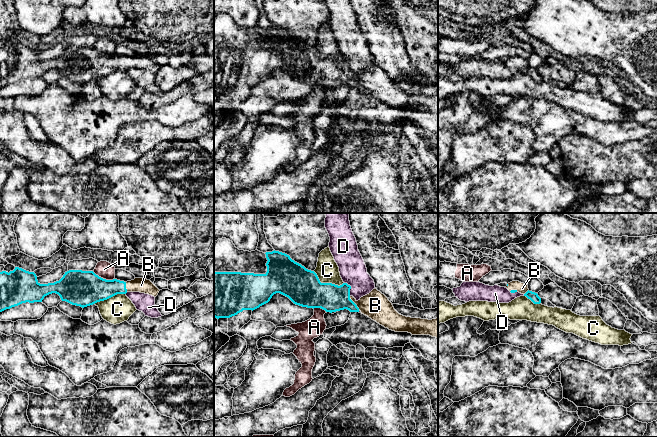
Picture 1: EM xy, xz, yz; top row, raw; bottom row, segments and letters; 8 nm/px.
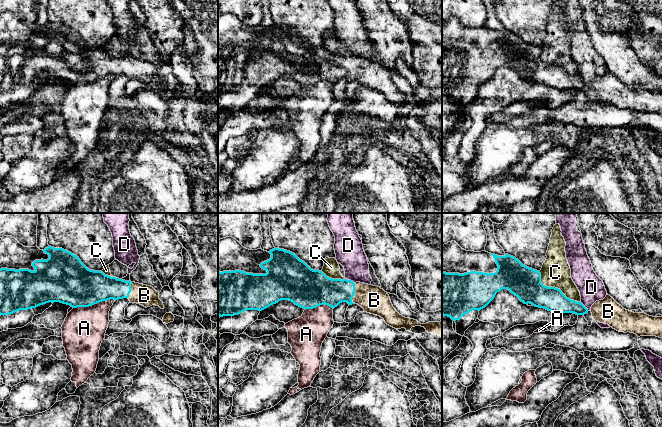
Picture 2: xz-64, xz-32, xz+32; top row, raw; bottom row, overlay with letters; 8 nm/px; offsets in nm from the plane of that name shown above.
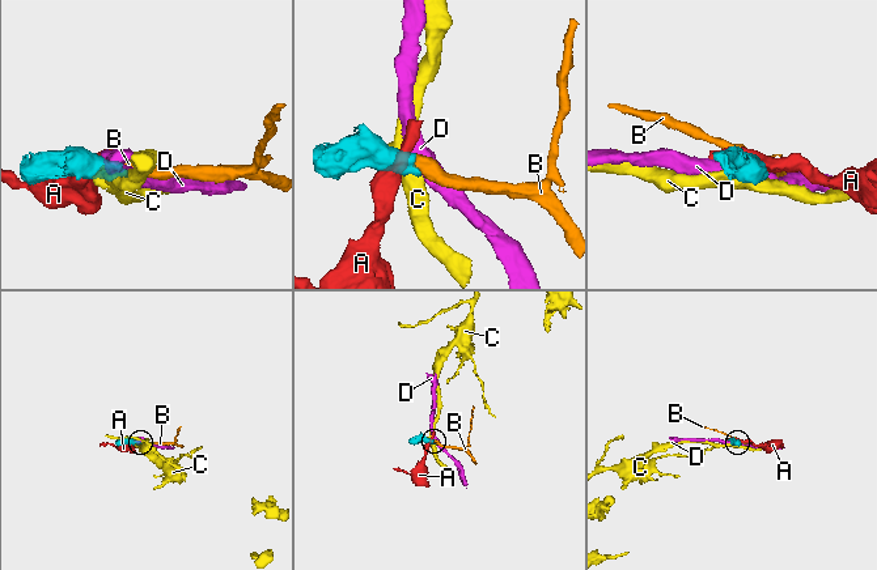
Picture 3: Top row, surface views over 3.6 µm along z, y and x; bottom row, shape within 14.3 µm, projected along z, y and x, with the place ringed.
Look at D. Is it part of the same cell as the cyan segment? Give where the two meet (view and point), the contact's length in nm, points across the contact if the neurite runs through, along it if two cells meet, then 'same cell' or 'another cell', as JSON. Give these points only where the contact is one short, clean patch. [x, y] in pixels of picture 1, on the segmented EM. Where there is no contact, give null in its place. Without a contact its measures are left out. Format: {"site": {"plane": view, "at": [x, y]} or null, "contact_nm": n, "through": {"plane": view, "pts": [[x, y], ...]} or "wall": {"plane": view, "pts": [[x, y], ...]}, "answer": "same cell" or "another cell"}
{"site": {"plane": "xz", "at": [350, 288]}, "contact_nm": 120, "wall": {"plane": "xz", "pts": [[344, 282], [350, 286], [350, 295]]}, "answer": "another cell"}

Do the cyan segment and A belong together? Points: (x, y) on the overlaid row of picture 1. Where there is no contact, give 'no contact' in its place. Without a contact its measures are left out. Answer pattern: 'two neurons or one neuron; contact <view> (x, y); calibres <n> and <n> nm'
two neurons; contact xy (102, 278); calibres 280 and 140 nm

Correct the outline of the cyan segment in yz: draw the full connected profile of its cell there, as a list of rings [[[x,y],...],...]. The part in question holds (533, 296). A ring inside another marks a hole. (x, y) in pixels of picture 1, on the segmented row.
[[[512,281],[507,284],[506,288],[511,292],[519,292],[530,299],[534,304],[540,304],[541,298],[538,296],[537,293],[532,292],[528,289],[528,285],[521,283],[519,281]]]

